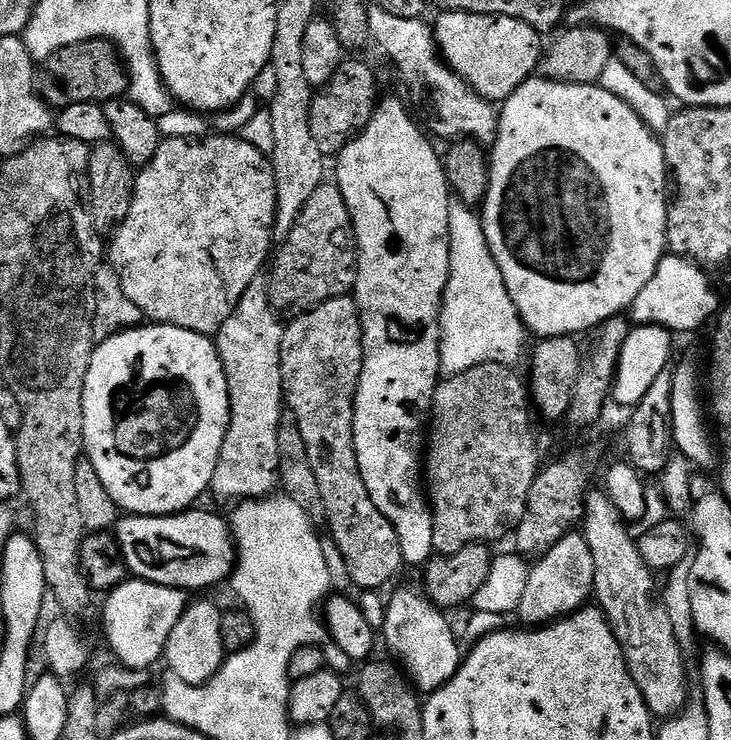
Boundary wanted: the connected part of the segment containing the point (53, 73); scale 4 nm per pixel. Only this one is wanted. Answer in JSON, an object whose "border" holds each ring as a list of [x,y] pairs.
{"border":[[[92,40],[78,42],[76,45],[68,45],[49,54],[48,60],[43,61],[43,72],[38,84],[42,89],[42,95],[53,109],[61,110],[72,103],[94,103],[101,106],[110,100],[119,100],[127,93],[128,74],[124,67],[117,47],[109,40]]]}

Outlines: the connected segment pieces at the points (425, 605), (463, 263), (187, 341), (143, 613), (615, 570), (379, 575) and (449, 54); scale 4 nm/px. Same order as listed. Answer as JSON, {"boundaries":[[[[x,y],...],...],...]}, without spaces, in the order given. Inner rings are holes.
{"boundaries":[[[[400,588],[392,597],[390,595],[387,597],[382,640],[388,643],[389,650],[396,655],[395,663],[402,669],[405,677],[421,693],[431,694],[440,688],[445,688],[450,678],[454,678],[454,674],[462,663],[462,651],[460,652],[460,644],[456,641],[456,632],[452,629],[451,622],[444,617],[447,615],[437,608],[427,596],[419,591],[416,592],[411,592],[408,588]]],[[[459,202],[450,206],[450,274],[444,291],[444,304],[440,308],[440,367],[445,377],[457,376],[474,366],[483,364],[519,365],[524,352],[526,329],[518,310],[502,282],[502,270],[490,254],[481,217]]],[[[149,323],[147,326],[131,328],[109,340],[97,343],[84,383],[84,452],[86,459],[93,464],[98,478],[109,491],[113,502],[120,510],[133,516],[174,516],[178,512],[189,511],[192,504],[203,492],[212,486],[214,470],[222,454],[222,442],[230,426],[230,394],[226,382],[226,370],[216,352],[213,337],[203,336],[194,330],[182,330],[169,324]]],[[[130,578],[113,588],[104,606],[104,628],[108,642],[123,667],[132,670],[148,670],[164,655],[170,633],[182,618],[190,603],[185,589],[146,583]]],[[[589,491],[584,502],[582,517],[582,534],[590,546],[590,554],[594,554],[594,593],[595,603],[608,625],[612,627],[614,638],[622,646],[622,654],[626,658],[626,666],[630,670],[630,678],[634,678],[634,686],[642,694],[648,711],[657,721],[663,722],[684,711],[685,704],[690,699],[690,683],[688,684],[688,664],[686,653],[678,646],[678,638],[674,634],[674,625],[670,623],[670,614],[666,614],[666,606],[661,589],[656,588],[657,577],[642,558],[639,543],[632,538],[620,509],[608,497],[607,491]]],[[[351,295],[330,298],[326,302],[319,304],[318,307],[311,308],[306,314],[289,319],[284,330],[284,337],[282,338],[280,365],[282,366],[282,382],[284,383],[284,402],[287,411],[296,417],[296,425],[302,434],[302,442],[306,442],[310,466],[314,466],[314,478],[318,478],[318,490],[322,490],[326,525],[328,524],[329,530],[332,531],[329,532],[330,539],[338,546],[338,550],[342,550],[342,558],[346,558],[346,570],[350,570],[350,579],[357,589],[359,587],[360,590],[383,589],[383,584],[388,584],[395,578],[396,571],[402,568],[404,564],[404,559],[402,558],[402,550],[398,546],[398,534],[394,534],[394,526],[390,526],[390,522],[380,513],[378,506],[374,506],[374,502],[366,490],[366,482],[362,482],[362,474],[358,470],[358,458],[354,450],[356,391],[358,390],[358,382],[360,381],[362,366],[364,365],[364,335],[362,334],[362,326],[360,325],[360,311],[355,299]]],[[[445,11],[434,20],[436,44],[444,63],[491,102],[508,100],[518,86],[537,75],[542,64],[541,33],[518,18]]]]}

